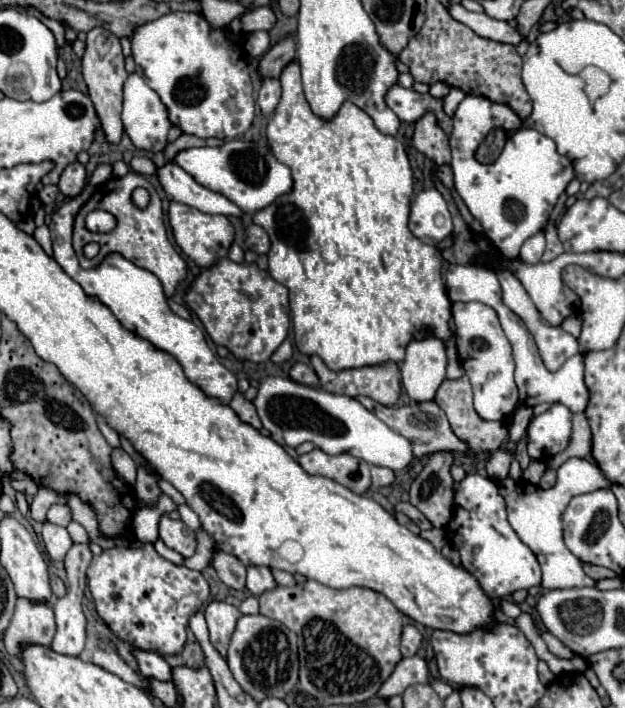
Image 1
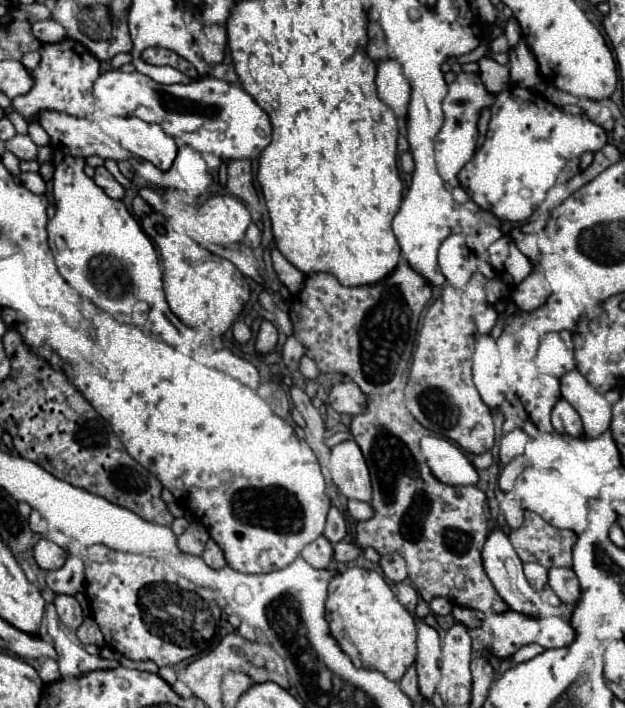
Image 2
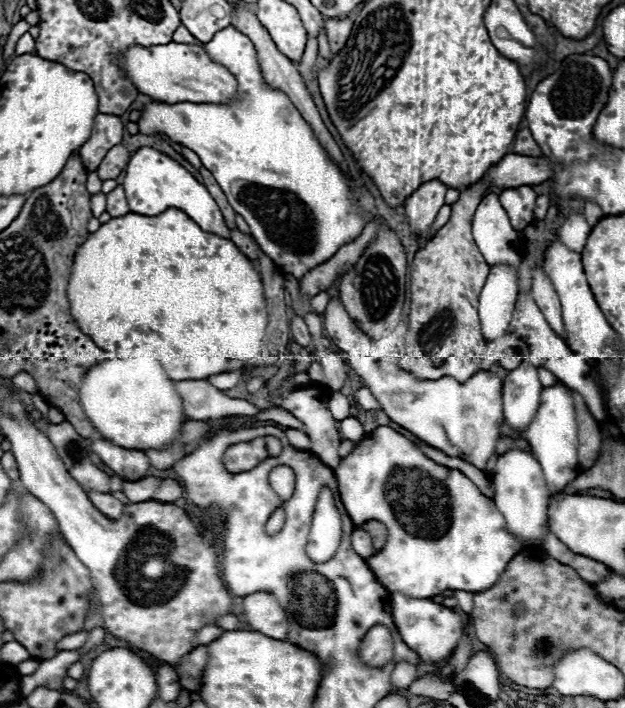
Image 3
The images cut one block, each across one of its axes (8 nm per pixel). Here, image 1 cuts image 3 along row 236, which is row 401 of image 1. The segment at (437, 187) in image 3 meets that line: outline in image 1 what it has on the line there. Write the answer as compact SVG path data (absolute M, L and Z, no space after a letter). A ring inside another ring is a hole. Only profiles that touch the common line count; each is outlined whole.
M436 336L408 342L406 356L400 362L400 374L402 386L412 400L432 400L446 376L444 342Z

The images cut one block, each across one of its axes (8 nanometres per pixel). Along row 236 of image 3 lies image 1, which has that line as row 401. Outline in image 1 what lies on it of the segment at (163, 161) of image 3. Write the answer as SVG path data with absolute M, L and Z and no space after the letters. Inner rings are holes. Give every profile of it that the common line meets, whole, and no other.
M86 185L79 196L67 200L66 204L62 204L52 214L50 234L52 234L52 242L54 242L54 260L64 268L64 272L72 280L76 280L86 290L86 294L100 298L102 304L106 304L114 312L114 316L120 320L120 324L124 328L128 328L128 330L136 332L138 336L146 338L156 348L160 348L164 352L170 352L180 362L180 366L184 368L184 374L194 384L198 384L208 396L214 396L220 402L228 404L232 400L232 396L236 394L236 390L238 390L234 374L218 362L216 354L206 344L204 332L194 322L190 322L186 318L180 318L178 314L174 314L170 310L168 300L166 300L164 290L162 290L162 284L152 272L136 266L134 262L128 262L122 254L108 254L102 260L102 264L92 268L92 270L84 270L84 268L78 266L78 258L76 258L74 248L72 248L72 222L74 222L80 208L93 193L94 187Z

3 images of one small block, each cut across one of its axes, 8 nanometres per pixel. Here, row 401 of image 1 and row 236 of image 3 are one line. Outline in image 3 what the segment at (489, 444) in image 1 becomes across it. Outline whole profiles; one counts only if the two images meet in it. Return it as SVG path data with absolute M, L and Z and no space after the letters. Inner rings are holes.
M476 182L460 192L460 200L452 204L450 220L428 240L412 260L410 272L410 322L406 332L408 372L418 380L436 380L452 376L466 382L480 370L480 358L486 340L478 320L478 296L490 272L472 238L472 216L476 206L488 194L488 182Z

